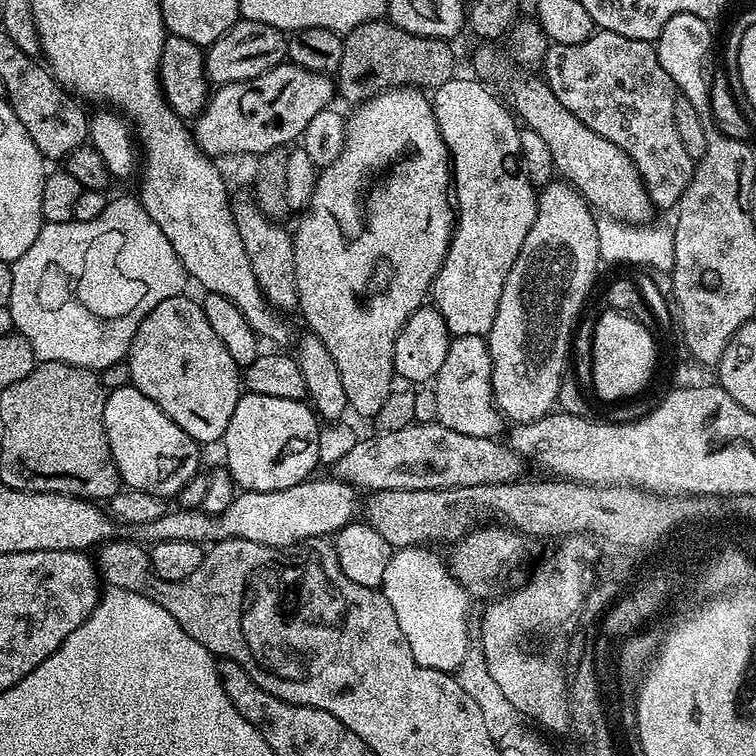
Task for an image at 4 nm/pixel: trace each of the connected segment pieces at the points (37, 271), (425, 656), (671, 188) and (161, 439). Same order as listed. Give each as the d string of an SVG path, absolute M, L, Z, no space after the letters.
M120 196L117 200L109 199L106 210L102 210L102 214L94 218L94 222L78 222L73 219L65 224L45 223L40 229L38 238L34 238L34 246L30 246L30 250L26 250L26 254L22 254L22 258L18 258L12 264L12 273L14 287L8 303L8 309L12 315L12 326L15 331L28 339L37 361L57 360L93 370L121 363L127 357L134 334L138 326L142 326L146 314L150 314L150 310L154 310L158 302L166 302L166 298L179 296L186 288L186 273L178 254L174 254L174 246L170 246L170 238L166 238L166 234L158 230L158 222L154 222L154 218L150 218L150 214L146 214L146 210L140 207L139 199L132 197L131 200L128 196Z
M424 546L395 549L386 566L382 591L384 597L390 602L390 606L394 606L398 626L402 626L402 634L406 634L406 642L410 642L412 657L415 658L417 664L422 665L423 668L455 673L470 649L470 643L468 643L470 597L450 571L449 565L445 561L443 564L432 552L435 551Z
M596 30L581 44L552 44L545 51L543 68L542 79L550 86L554 98L558 98L558 102L562 102L562 106L566 106L566 110L578 118L578 122L590 126L594 134L602 134L606 142L618 146L618 150L625 152L636 163L653 205L657 209L675 209L686 186L690 186L694 161L690 154L686 154L682 138L678 138L678 130L674 127L674 102L678 98L676 84L670 74L662 70L655 43Z
M129 386L107 393L104 425L112 457L120 471L120 479L131 491L171 498L178 495L195 478L196 471L200 468L201 445L192 440L190 434L183 432L157 404L150 402L150 398L146 398L146 394L142 394L137 388Z

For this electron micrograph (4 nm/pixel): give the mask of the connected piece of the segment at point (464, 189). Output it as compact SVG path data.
M453 78L450 82L446 82L442 87L435 89L434 95L431 97L432 107L436 114L438 122L438 130L442 134L444 144L448 148L450 157L450 188L454 193L454 227L452 230L452 241L448 247L446 258L442 262L442 266L438 270L438 274L432 279L432 290L430 300L434 307L442 314L442 318L446 322L449 333L453 337L457 336L482 336L487 337L488 331L494 326L494 314L498 314L498 302L502 298L502 286L506 286L506 278L510 274L510 270L514 266L514 262L518 258L518 254L522 250L522 242L526 242L526 234L530 234L530 226L534 226L534 218L536 217L536 197L537 189L533 188L532 183L525 178L520 169L520 128L518 120L510 111L507 103L499 95L496 96L485 86L479 79L476 80L460 80L461 78Z

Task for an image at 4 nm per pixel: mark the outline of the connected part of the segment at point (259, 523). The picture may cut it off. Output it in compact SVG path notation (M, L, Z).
M306 479L298 486L286 486L286 490L241 491L233 495L226 510L215 514L203 510L191 512L188 508L181 512L168 510L162 518L154 518L154 522L135 525L134 532L144 542L194 542L204 546L209 542L233 539L258 542L267 548L292 550L306 540L331 537L353 523L357 489L346 481L316 479Z

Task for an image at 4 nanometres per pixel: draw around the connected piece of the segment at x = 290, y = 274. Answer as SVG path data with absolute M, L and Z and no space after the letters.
M251 195L231 197L234 222L238 226L238 234L242 238L242 246L246 246L246 258L250 258L250 266L254 266L254 278L258 278L258 286L264 291L264 297L272 307L281 313L289 314L297 311L298 278L294 270L293 233L283 227L283 223L271 220L255 202Z

